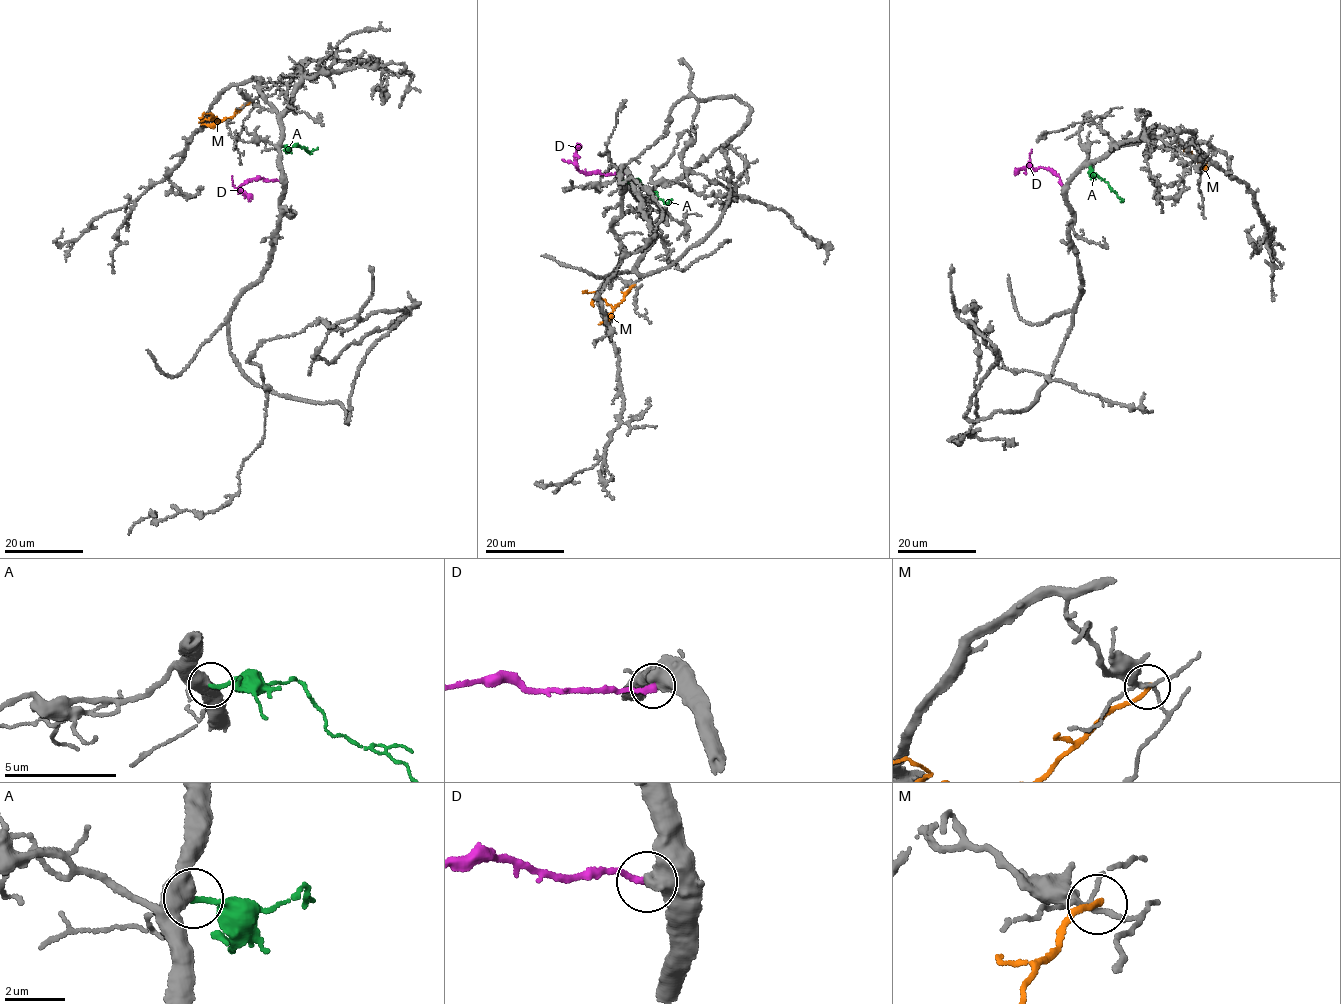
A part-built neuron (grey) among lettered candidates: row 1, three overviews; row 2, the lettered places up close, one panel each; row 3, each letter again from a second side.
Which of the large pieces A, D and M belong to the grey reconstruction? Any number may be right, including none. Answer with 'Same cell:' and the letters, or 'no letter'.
Same cell: A

